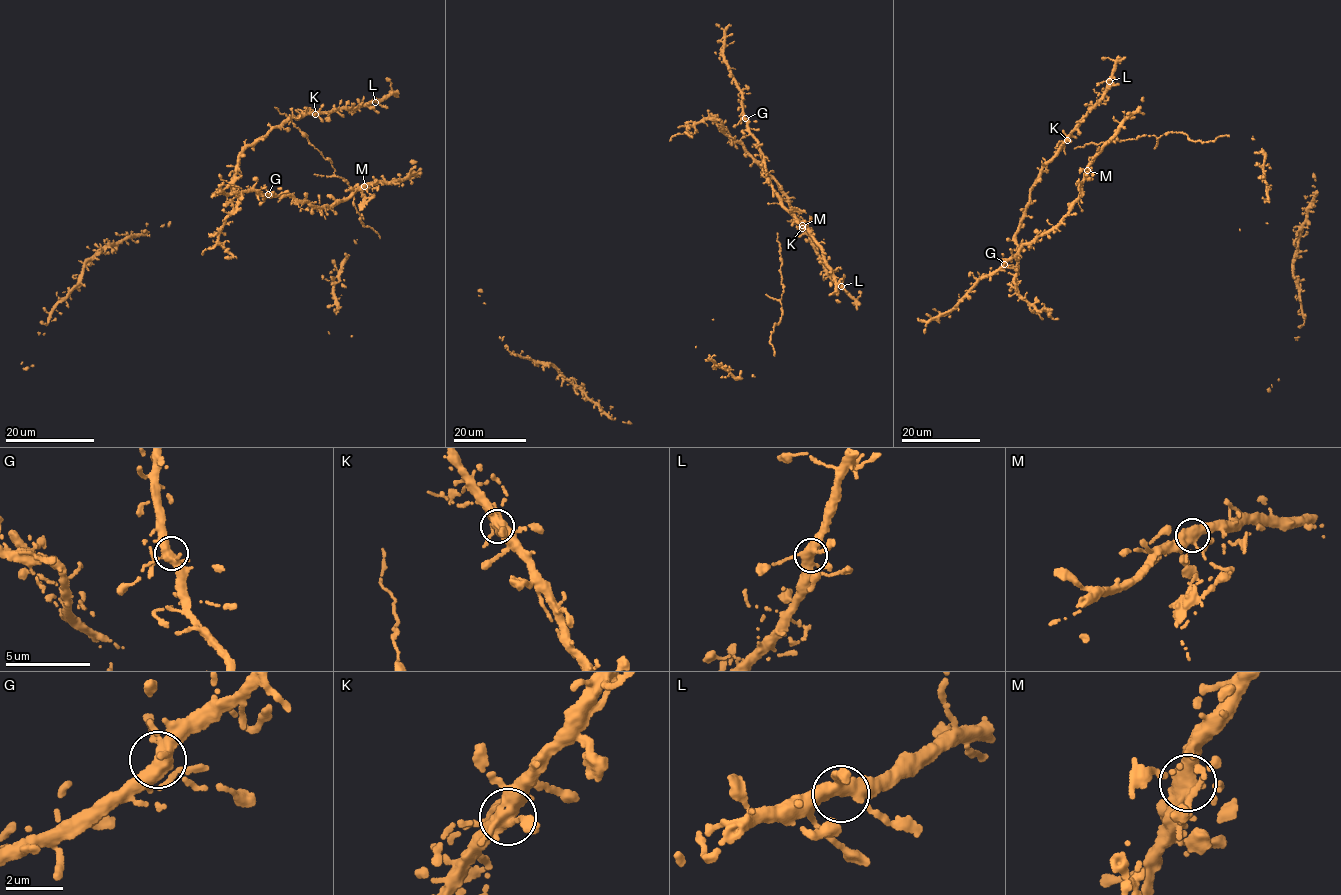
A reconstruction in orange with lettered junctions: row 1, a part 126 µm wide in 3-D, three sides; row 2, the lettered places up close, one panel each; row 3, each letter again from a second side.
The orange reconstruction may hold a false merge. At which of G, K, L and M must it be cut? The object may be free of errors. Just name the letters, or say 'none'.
none

